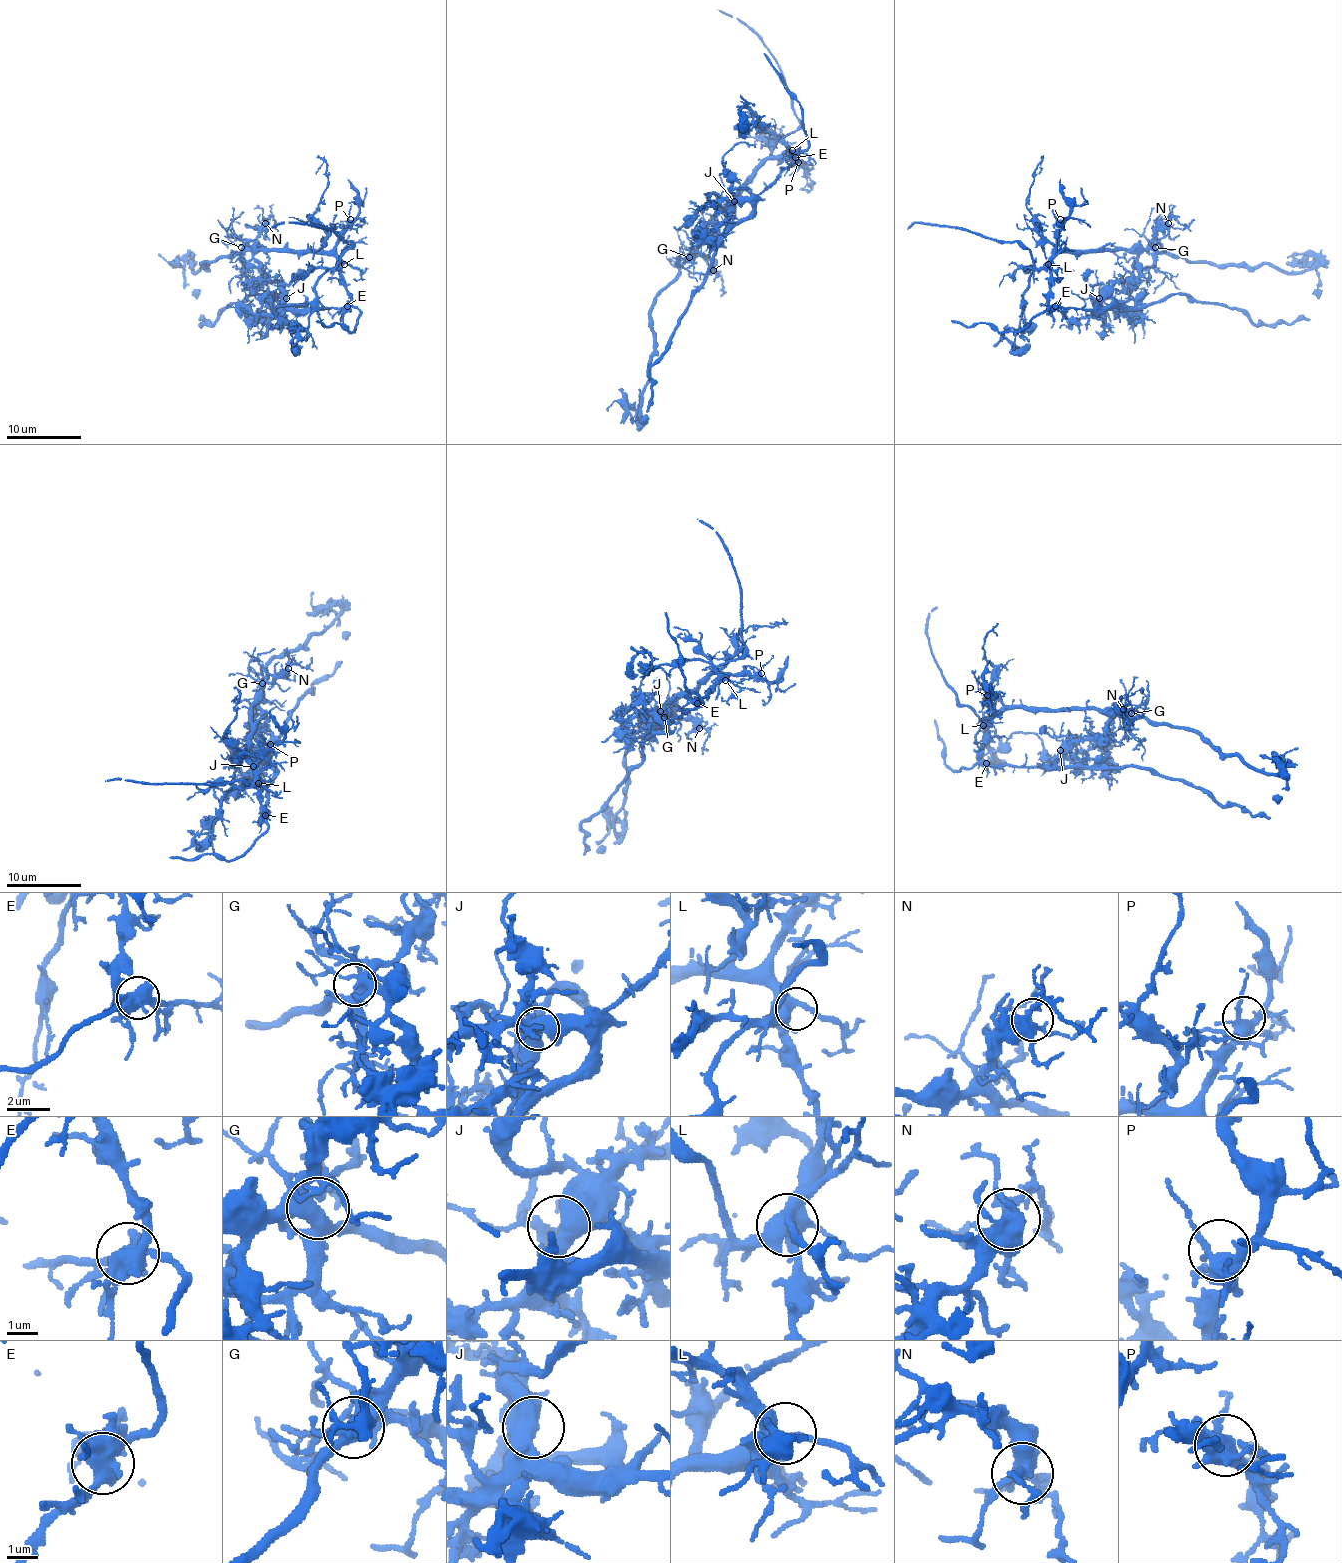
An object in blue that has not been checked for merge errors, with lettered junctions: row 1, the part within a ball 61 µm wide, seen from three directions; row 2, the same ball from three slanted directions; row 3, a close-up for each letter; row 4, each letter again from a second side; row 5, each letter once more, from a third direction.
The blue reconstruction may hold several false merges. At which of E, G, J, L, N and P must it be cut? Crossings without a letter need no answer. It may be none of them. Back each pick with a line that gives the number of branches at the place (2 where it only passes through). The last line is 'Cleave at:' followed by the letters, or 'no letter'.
E: 5
Cleave at: E

